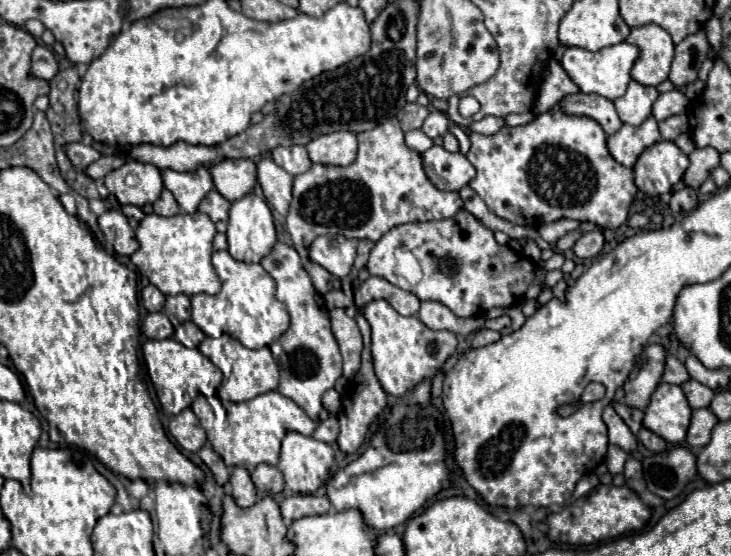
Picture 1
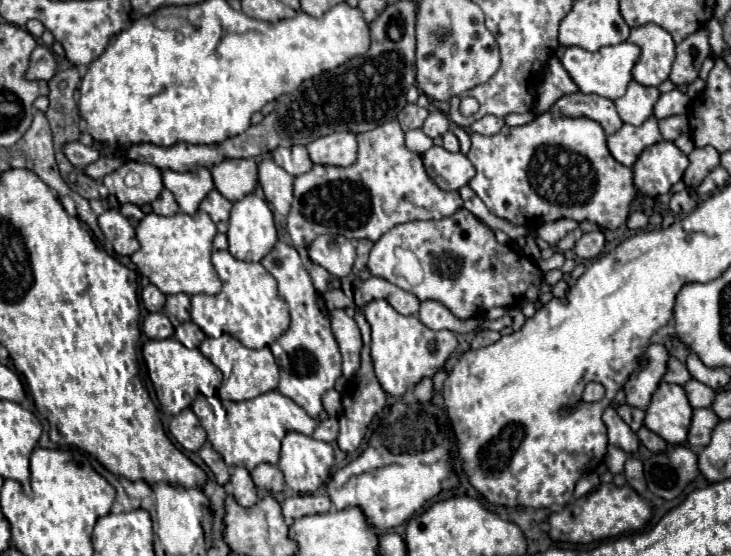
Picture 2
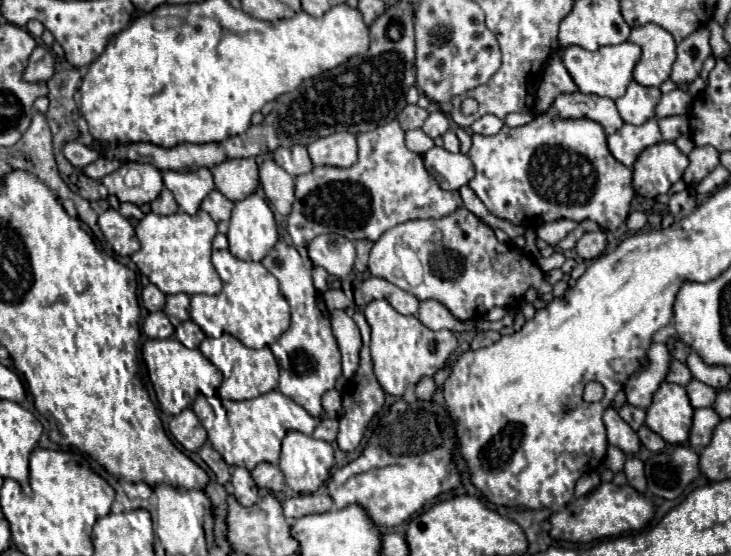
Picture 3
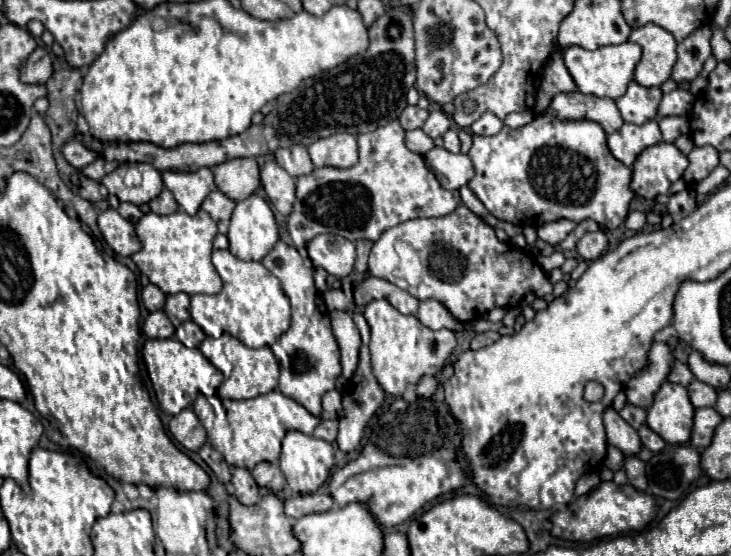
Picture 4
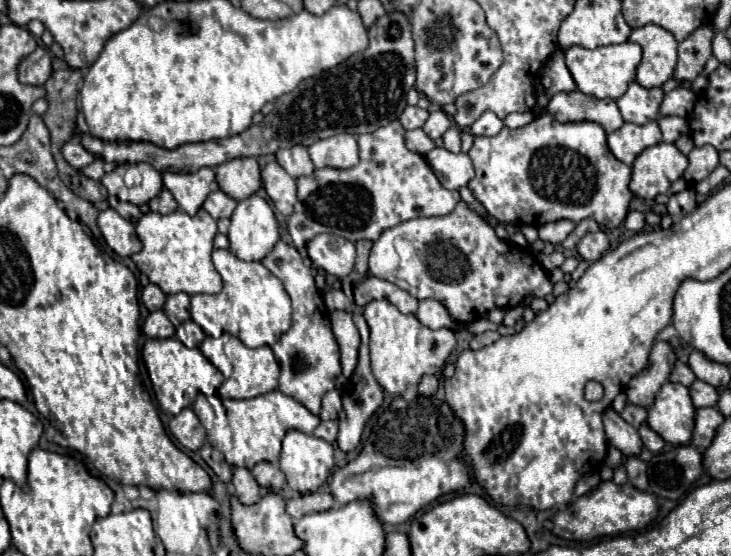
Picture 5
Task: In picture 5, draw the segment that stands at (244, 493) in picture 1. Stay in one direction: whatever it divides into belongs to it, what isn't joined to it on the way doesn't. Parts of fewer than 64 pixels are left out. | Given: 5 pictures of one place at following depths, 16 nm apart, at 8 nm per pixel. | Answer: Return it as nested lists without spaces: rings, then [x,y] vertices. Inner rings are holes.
[[[234,468],[232,484],[242,504],[256,504],[260,500],[260,486],[248,468]]]

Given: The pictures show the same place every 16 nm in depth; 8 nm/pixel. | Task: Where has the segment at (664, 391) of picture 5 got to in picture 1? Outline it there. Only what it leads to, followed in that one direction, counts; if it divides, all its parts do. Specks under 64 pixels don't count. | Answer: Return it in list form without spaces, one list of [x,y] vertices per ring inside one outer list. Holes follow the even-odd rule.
[[[660,384],[644,412],[644,426],[670,444],[686,440],[692,408],[680,386]]]

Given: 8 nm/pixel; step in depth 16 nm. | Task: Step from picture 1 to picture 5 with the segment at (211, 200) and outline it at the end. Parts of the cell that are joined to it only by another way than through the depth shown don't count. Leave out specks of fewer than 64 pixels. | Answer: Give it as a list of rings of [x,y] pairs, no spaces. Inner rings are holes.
[[[216,190],[212,192],[212,196],[208,196],[208,200],[204,202],[204,210],[214,218],[214,220],[220,220],[220,218],[230,218],[232,212],[236,210],[238,202],[234,198],[230,198],[228,194],[224,194],[222,190]]]

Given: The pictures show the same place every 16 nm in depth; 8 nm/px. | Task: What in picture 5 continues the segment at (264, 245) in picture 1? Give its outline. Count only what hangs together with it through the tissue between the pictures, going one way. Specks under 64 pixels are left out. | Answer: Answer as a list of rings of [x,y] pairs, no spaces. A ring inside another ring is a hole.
[[[252,194],[238,202],[228,240],[230,250],[242,260],[262,260],[274,248],[280,240],[280,230],[270,204],[262,196]]]

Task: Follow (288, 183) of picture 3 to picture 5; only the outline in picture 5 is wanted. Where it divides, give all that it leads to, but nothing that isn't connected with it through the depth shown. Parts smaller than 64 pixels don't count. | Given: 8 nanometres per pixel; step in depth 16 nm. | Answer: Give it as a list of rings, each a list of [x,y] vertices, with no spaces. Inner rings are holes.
[[[266,164],[262,168],[262,180],[264,188],[274,202],[276,210],[284,216],[290,216],[294,212],[296,204],[296,180],[280,166],[280,164]]]

